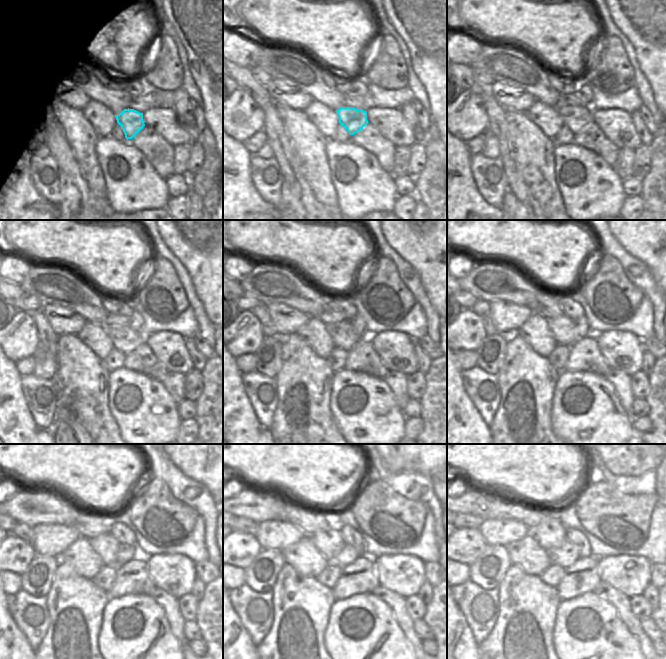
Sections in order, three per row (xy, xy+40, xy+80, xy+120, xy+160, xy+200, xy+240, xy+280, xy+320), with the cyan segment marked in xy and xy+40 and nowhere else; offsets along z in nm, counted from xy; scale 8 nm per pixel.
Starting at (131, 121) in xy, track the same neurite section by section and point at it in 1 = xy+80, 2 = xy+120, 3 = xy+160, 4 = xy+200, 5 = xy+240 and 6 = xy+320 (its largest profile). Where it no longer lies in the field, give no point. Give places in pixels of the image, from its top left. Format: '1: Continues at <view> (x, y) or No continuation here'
1: Continues at xy+80 (575, 117)
2: Continues at xy+120 (124, 339)
3: Continues at xy+160 (343, 336)
4: Continues at xy+200 (562, 328)
5: Continues at xy+240 (106, 546)
6: Continues at xy+320 (550, 533)

